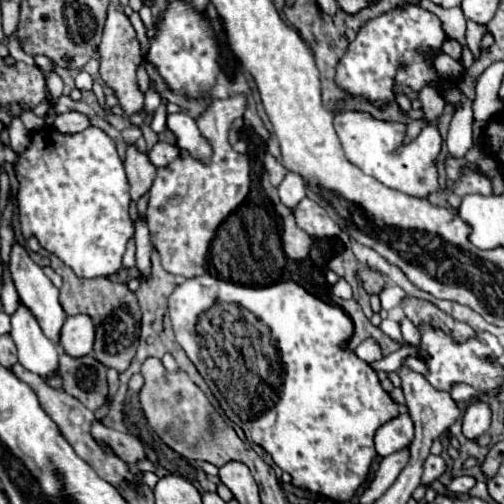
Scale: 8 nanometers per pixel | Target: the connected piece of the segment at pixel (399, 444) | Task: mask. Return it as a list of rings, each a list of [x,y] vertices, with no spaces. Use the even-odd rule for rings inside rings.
[[[401,413],[393,421],[385,423],[375,435],[375,449],[381,457],[391,455],[403,447],[409,447],[413,441],[413,421],[407,413]]]

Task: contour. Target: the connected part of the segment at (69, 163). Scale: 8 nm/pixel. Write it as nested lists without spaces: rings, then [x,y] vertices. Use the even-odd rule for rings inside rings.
[[[47,127],[47,129],[41,129],[37,133],[31,133],[31,143],[29,147],[19,155],[19,163],[15,165],[15,171],[17,171],[17,177],[19,177],[19,191],[17,191],[17,203],[19,203],[19,219],[21,219],[21,231],[23,231],[23,237],[31,237],[35,235],[41,243],[41,247],[45,247],[49,253],[57,255],[65,265],[69,265],[77,277],[109,277],[113,273],[117,273],[121,269],[121,257],[125,253],[125,245],[129,241],[129,237],[133,235],[133,223],[129,219],[129,181],[127,181],[127,175],[125,175],[125,167],[123,167],[123,161],[119,159],[117,155],[117,149],[115,149],[115,141],[103,133],[101,129],[97,127],[87,127],[83,133],[77,133],[77,135],[61,135],[57,129],[53,127]]]

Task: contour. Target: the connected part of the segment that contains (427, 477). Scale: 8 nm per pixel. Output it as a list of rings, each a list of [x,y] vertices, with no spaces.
[[[429,455],[427,461],[425,461],[425,465],[423,465],[421,483],[423,483],[423,485],[429,485],[429,483],[433,483],[435,479],[439,479],[445,471],[447,471],[447,463],[443,461],[443,457]]]

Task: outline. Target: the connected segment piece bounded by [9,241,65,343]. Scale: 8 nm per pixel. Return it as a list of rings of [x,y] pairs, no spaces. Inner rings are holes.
[[[13,241],[13,247],[11,247],[11,265],[9,265],[9,271],[11,271],[11,279],[13,279],[13,285],[19,293],[19,301],[23,307],[27,307],[31,311],[31,315],[39,321],[39,327],[43,329],[43,333],[53,341],[57,343],[59,341],[59,331],[65,323],[65,311],[59,303],[59,289],[49,281],[49,277],[43,273],[43,269],[29,257],[27,249],[23,245],[19,245],[17,241]]]

